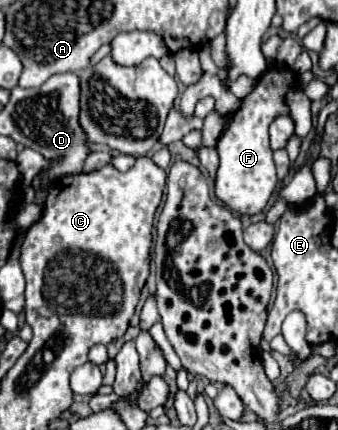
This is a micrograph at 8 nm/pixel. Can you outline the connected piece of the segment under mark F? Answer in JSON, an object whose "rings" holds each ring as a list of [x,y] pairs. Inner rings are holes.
{"rings":[[[285,65],[265,71],[263,77],[257,79],[253,93],[249,93],[241,101],[239,111],[235,111],[233,115],[227,115],[227,129],[223,131],[217,143],[219,169],[215,177],[215,195],[229,209],[241,215],[261,213],[275,191],[277,175],[275,175],[275,163],[271,159],[271,147],[269,147],[269,125],[275,117],[289,115],[285,93],[291,89],[291,83],[295,79],[297,77]]]}

